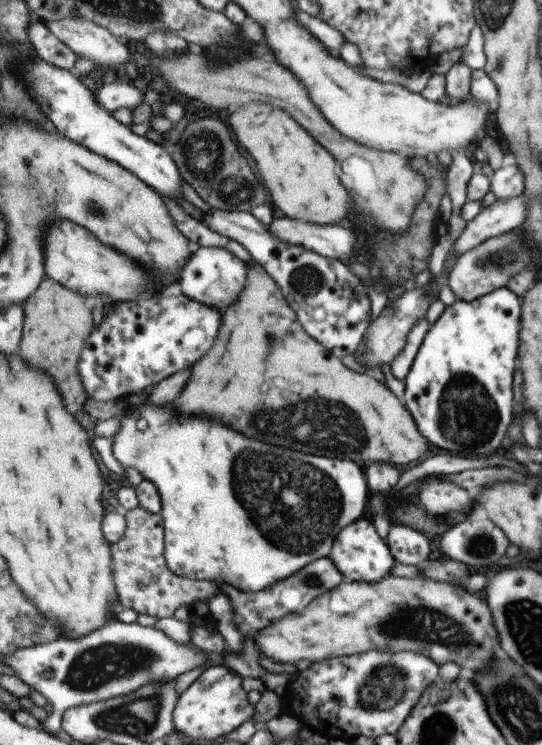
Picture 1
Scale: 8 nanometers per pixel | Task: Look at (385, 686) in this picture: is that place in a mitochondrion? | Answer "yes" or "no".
yes

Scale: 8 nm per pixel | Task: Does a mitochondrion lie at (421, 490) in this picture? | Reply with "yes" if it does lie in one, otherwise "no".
no

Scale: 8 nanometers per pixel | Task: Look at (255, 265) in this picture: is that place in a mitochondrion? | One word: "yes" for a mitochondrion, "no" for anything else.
no

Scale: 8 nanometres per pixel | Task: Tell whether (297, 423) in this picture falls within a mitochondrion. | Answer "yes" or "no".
yes

